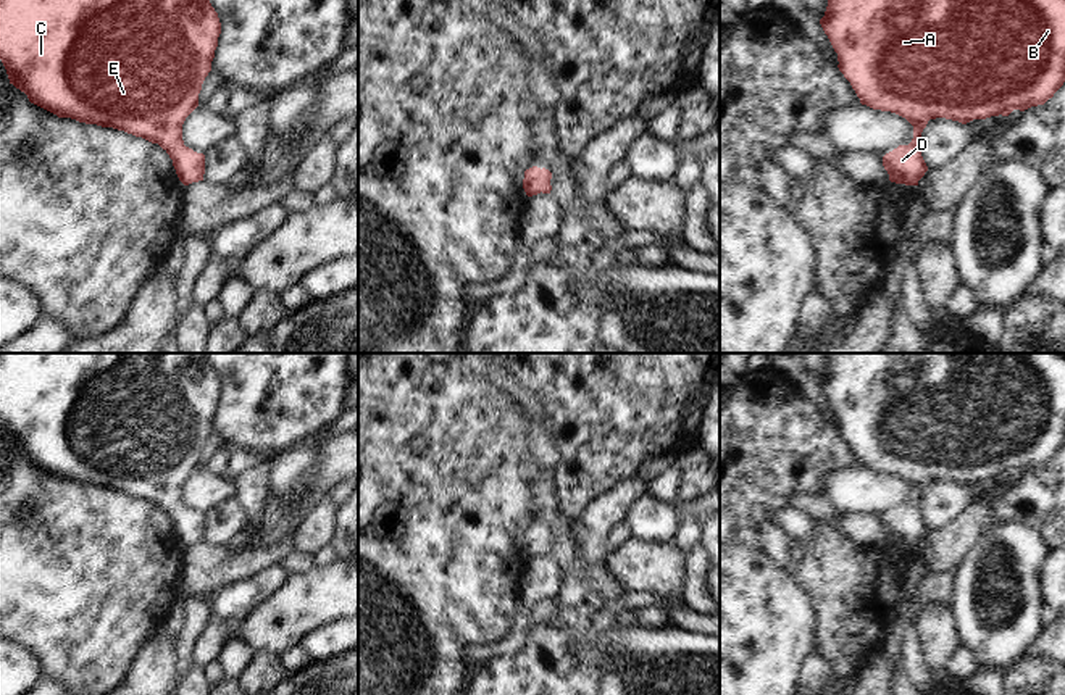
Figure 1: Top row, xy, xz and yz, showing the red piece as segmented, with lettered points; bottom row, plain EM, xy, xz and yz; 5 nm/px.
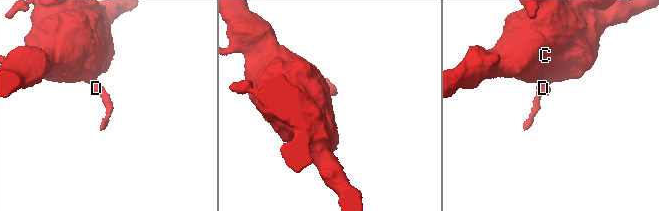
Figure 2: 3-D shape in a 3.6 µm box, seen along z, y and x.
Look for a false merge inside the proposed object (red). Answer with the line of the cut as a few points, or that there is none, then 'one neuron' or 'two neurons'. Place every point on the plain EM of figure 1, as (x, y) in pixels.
cut none; one neuron

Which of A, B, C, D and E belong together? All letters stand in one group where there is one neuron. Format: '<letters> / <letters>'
A B C D E

